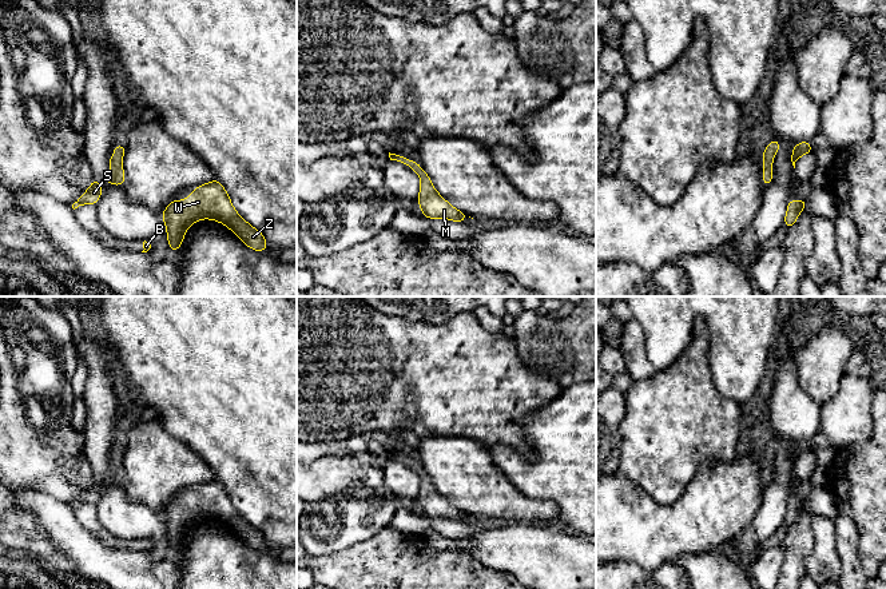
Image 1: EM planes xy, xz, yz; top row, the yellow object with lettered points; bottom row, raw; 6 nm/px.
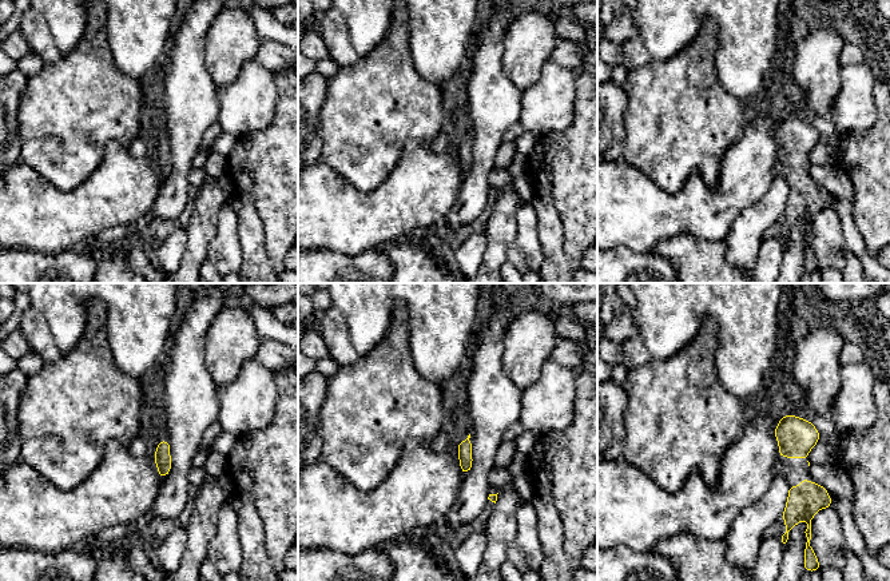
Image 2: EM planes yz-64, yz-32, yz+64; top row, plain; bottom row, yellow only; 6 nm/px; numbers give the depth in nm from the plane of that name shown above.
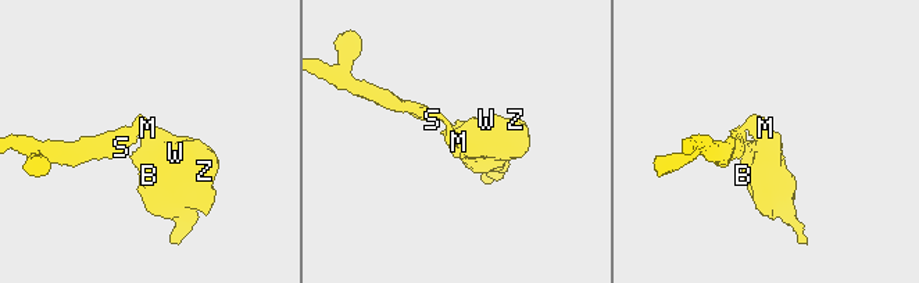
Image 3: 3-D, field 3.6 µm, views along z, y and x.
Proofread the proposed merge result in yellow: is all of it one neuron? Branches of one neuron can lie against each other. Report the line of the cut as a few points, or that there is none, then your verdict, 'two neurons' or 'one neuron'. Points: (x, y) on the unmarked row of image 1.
no cut | one neuron

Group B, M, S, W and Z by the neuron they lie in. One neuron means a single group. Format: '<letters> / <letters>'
B M S W Z

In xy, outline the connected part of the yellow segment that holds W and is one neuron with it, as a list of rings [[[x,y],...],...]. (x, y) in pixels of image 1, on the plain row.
[[[216,478],[198,485],[186,500],[172,500],[160,516],[166,522],[171,552],[182,545],[186,529],[199,518],[212,518],[226,524],[247,546],[255,550],[269,546],[262,532],[235,510],[225,486]]]

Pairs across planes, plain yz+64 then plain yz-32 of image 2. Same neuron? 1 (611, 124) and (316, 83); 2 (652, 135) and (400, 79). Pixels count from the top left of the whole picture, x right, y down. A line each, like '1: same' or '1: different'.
1: same
2: same

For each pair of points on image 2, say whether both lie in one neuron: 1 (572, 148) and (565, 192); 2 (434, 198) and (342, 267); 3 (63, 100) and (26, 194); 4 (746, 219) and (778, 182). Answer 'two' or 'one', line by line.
1: one
2: two
3: two
4: one

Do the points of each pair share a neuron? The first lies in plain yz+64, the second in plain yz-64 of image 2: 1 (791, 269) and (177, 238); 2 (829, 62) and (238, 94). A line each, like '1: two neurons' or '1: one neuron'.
1: two neurons
2: two neurons

